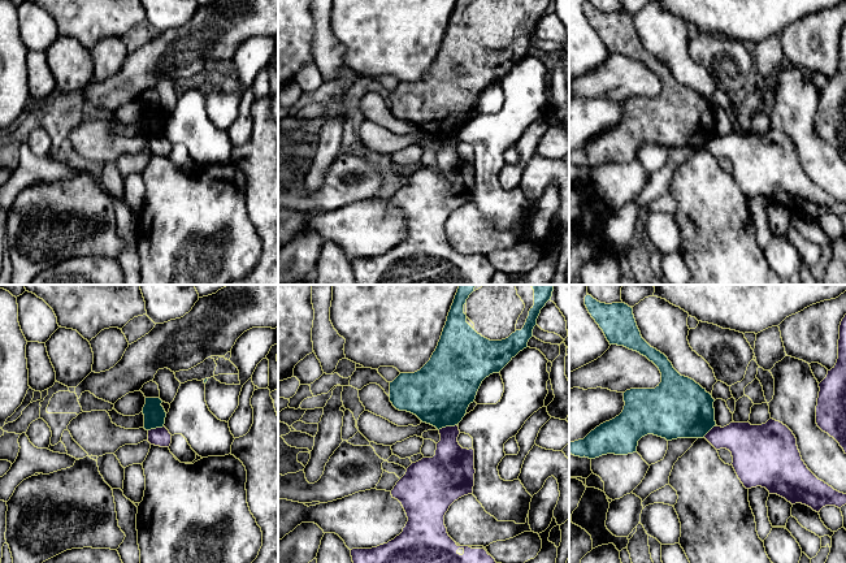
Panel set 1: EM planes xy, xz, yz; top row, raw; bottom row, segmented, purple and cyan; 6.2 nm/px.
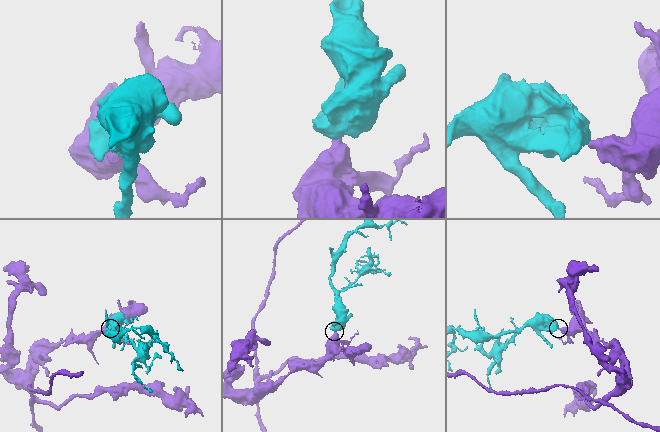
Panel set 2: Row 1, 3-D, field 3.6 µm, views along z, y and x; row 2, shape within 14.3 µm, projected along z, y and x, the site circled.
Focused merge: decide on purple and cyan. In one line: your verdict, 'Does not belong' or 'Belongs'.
Does not belong

